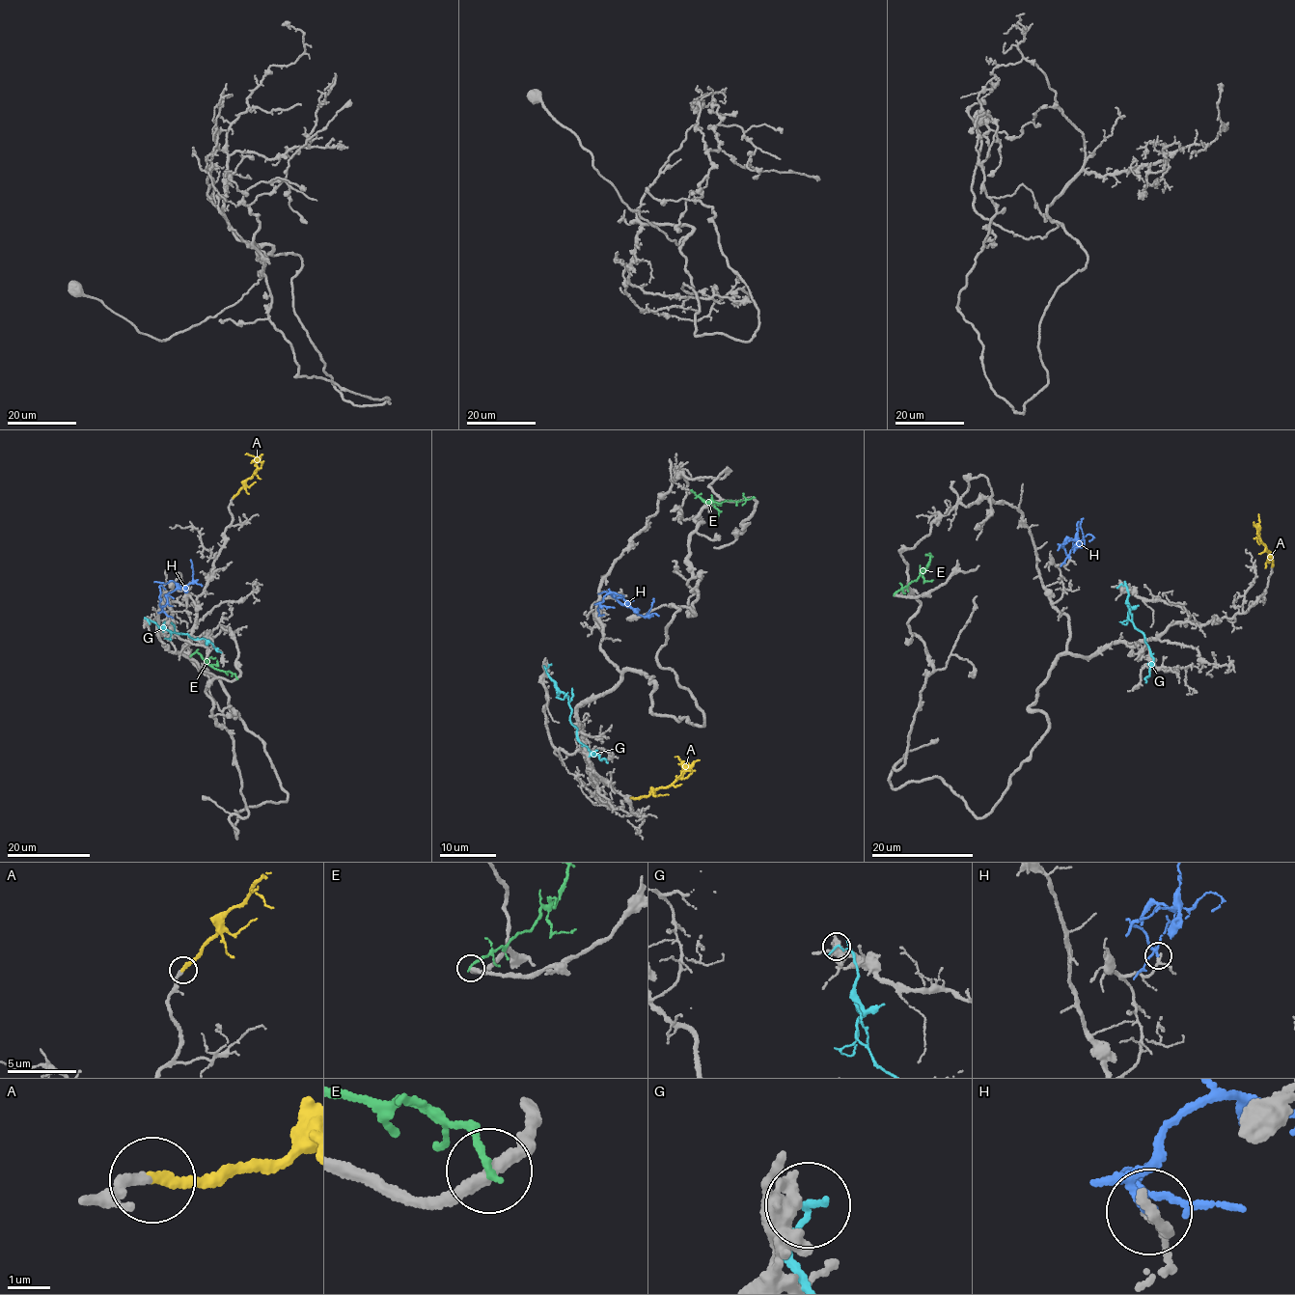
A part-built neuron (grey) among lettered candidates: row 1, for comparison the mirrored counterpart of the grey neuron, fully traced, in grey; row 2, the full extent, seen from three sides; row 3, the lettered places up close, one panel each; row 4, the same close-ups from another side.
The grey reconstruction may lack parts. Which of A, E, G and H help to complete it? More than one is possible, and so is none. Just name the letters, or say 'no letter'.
A

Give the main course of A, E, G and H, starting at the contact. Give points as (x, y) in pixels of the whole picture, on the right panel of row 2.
A: (1272, 566), (1270, 553), (1260, 540), (1259, 515)
E: (894, 594), (926, 568), (930, 557), (925, 555)
G: (1120, 585), (1125, 586), (1128, 593), (1129, 620), (1142, 631), (1153, 659), (1145, 682)
H: (1069, 558), (1060, 545), (1067, 537), (1083, 545), (1080, 521), (1084, 517)

